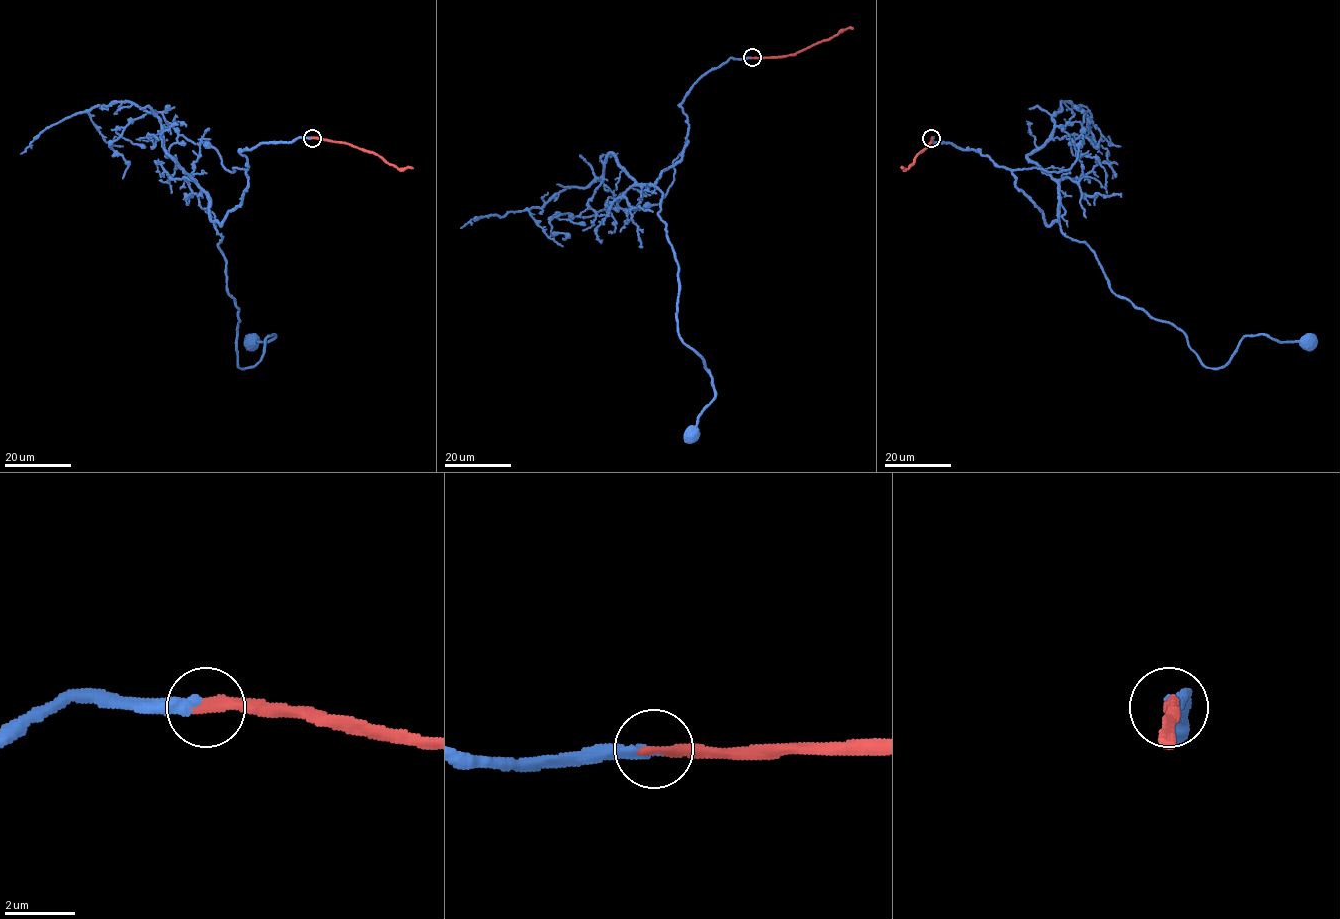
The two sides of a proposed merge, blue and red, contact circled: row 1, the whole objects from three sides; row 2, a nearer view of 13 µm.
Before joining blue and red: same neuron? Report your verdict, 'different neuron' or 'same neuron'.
same neuron

